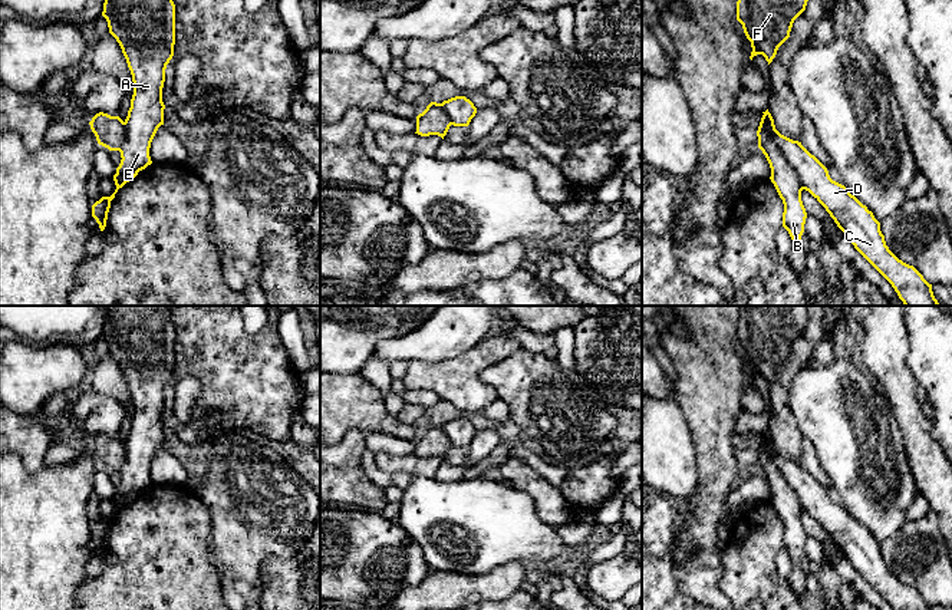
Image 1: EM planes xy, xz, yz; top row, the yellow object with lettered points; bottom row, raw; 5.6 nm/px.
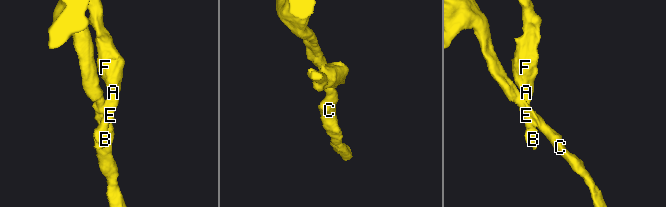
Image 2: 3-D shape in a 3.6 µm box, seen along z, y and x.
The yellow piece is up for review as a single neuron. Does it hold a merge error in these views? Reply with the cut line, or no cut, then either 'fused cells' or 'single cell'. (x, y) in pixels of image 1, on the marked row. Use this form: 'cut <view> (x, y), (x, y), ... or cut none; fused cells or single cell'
cut yz (770, 124), (768, 132), (773, 141), (797, 174), (803, 188); fused cells

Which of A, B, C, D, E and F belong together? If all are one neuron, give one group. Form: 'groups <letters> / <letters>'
groups A B E F / C D

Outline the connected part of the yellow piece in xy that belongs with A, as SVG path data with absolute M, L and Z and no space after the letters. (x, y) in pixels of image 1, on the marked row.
M105 0L102 16L106 19L108 27L109 27L109 33L116 39L116 42L119 43L119 46L122 49L122 53L123 53L123 56L126 59L128 67L129 67L131 75L132 75L134 95L132 95L132 99L131 99L131 108L128 111L128 116L125 119L126 139L125 139L125 142L122 144L122 146L119 149L122 159L121 159L119 166L116 168L116 174L113 175L113 181L115 181L116 189L115 189L115 192L111 197L102 197L99 201L96 201L92 205L92 217L99 224L101 231L103 231L105 227L106 227L106 220L108 220L108 212L109 212L109 208L111 208L111 201L115 198L115 194L118 192L118 189L122 188L126 182L132 181L138 175L139 171L145 169L148 165L152 164L151 156L149 156L149 148L151 148L151 142L152 142L152 139L154 139L158 128L161 125L164 125L164 109L165 109L165 105L162 102L162 88L164 88L164 82L165 82L165 69L167 69L167 65L169 63L169 60L174 56L174 44L175 44L175 4L174 4L172 0Z

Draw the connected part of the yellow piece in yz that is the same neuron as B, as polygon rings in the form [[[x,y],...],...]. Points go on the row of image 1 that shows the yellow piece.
[[[768,109],[762,113],[764,122],[760,123],[757,131],[758,148],[762,151],[770,164],[770,179],[784,204],[783,227],[788,231],[794,247],[801,243],[801,235],[804,233],[804,224],[807,218],[807,212],[801,201],[803,187],[798,179],[798,174],[783,156],[780,148],[773,139],[773,135],[768,131],[768,126],[774,125],[771,113]]]

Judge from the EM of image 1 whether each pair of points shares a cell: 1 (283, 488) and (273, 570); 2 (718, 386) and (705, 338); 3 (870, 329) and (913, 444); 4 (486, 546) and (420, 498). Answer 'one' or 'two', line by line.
1: two
2: one
3: one
4: one

